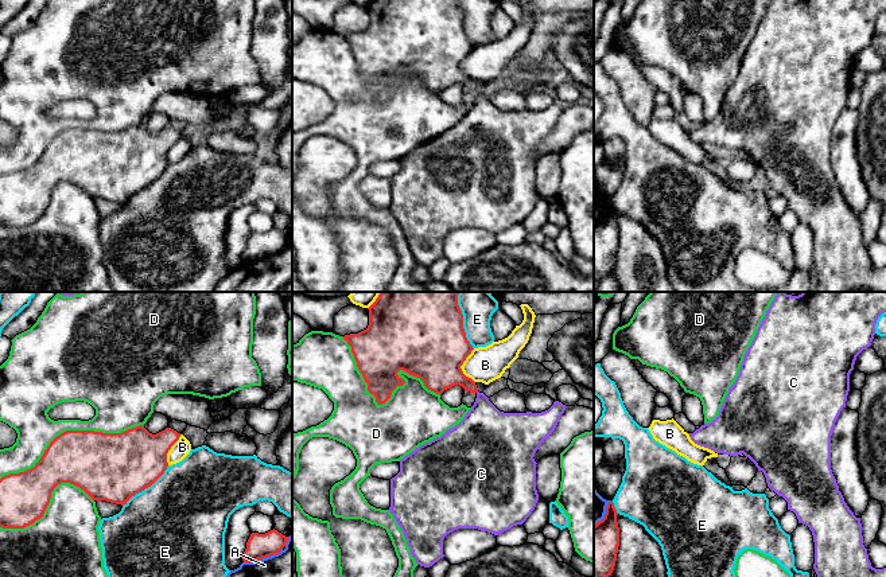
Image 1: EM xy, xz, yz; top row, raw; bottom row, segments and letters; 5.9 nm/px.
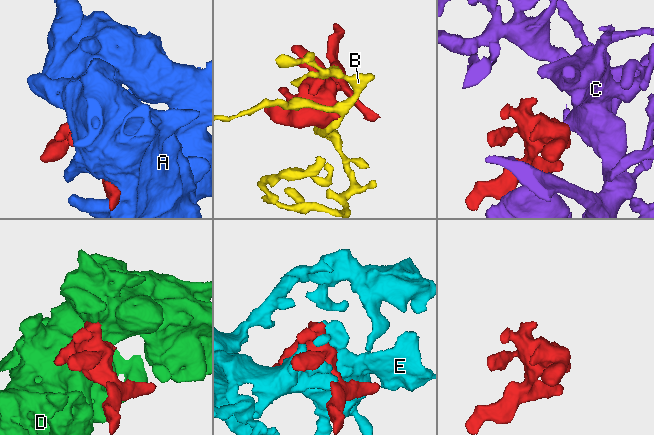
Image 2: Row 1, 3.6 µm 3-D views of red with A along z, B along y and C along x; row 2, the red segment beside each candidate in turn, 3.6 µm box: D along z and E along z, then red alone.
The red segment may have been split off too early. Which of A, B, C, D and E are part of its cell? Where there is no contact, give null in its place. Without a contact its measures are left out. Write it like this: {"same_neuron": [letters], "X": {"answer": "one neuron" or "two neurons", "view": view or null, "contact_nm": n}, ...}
{"same_neuron": ["C"], "A": {"answer": "two neurons", "view": "xy", "contact_nm": 240}, "B": {"answer": "two neurons", "view": "xz", "contact_nm": 200}, "C": {"answer": "one neuron", "view": "yz", "contact_nm": 30}, "D": {"answer": "two neurons", "view": "xz", "contact_nm": 700}, "E": {"answer": "two neurons", "view": "xy", "contact_nm": 380}}

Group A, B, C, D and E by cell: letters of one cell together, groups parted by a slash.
A / B / C / D / E

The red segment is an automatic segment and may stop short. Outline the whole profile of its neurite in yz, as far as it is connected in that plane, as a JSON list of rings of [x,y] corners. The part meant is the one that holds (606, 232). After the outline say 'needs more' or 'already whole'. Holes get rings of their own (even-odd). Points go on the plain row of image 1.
[[[613,199],[607,202],[606,213],[594,225],[594,280],[611,274],[619,245],[619,226]]] | already whole

